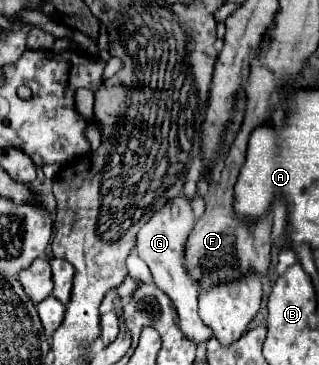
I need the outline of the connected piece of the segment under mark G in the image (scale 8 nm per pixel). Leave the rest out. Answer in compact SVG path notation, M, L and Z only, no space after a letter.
M178 196L176 200L168 202L162 210L158 210L150 218L150 222L146 222L140 228L136 250L138 250L138 256L152 270L154 284L172 298L172 302L178 310L178 316L180 316L182 334L190 342L200 344L200 342L206 342L206 340L212 338L212 330L204 328L202 320L198 318L198 288L196 288L196 284L192 284L192 280L188 280L188 274L184 272L184 264L182 264L182 260L184 260L184 240L188 238L188 232L192 230L192 226L194 226L194 214L192 214L192 208L190 208L190 200L186 200L184 196Z

